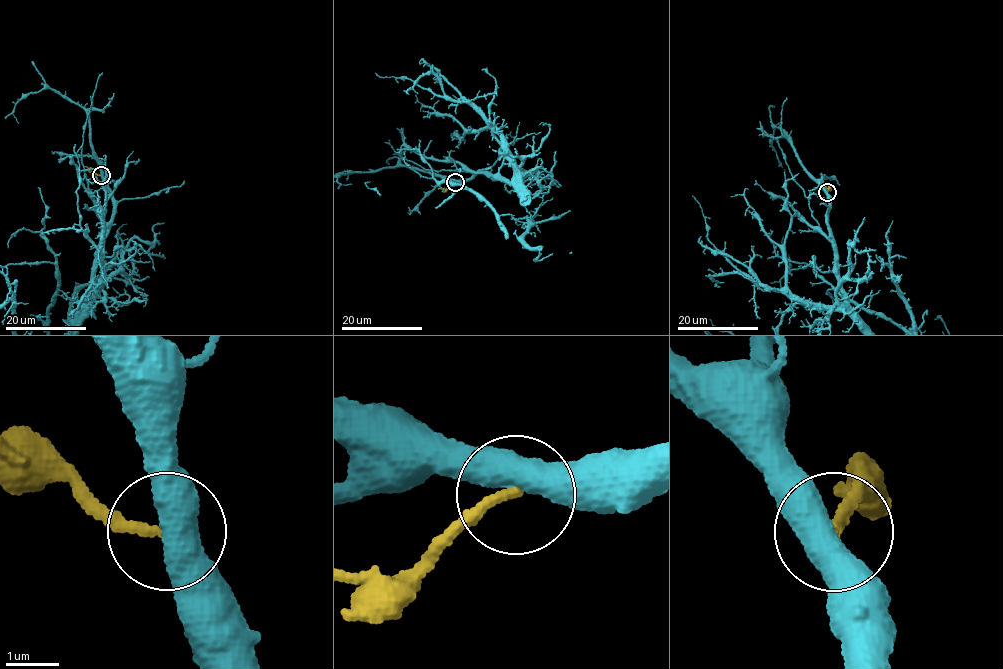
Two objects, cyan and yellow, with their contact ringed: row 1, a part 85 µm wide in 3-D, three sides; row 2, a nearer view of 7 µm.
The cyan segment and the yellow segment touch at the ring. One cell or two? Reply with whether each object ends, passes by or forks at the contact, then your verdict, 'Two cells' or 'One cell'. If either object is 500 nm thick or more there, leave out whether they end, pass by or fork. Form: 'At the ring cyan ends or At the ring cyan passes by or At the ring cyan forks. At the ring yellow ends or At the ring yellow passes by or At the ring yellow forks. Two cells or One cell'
Two cells

